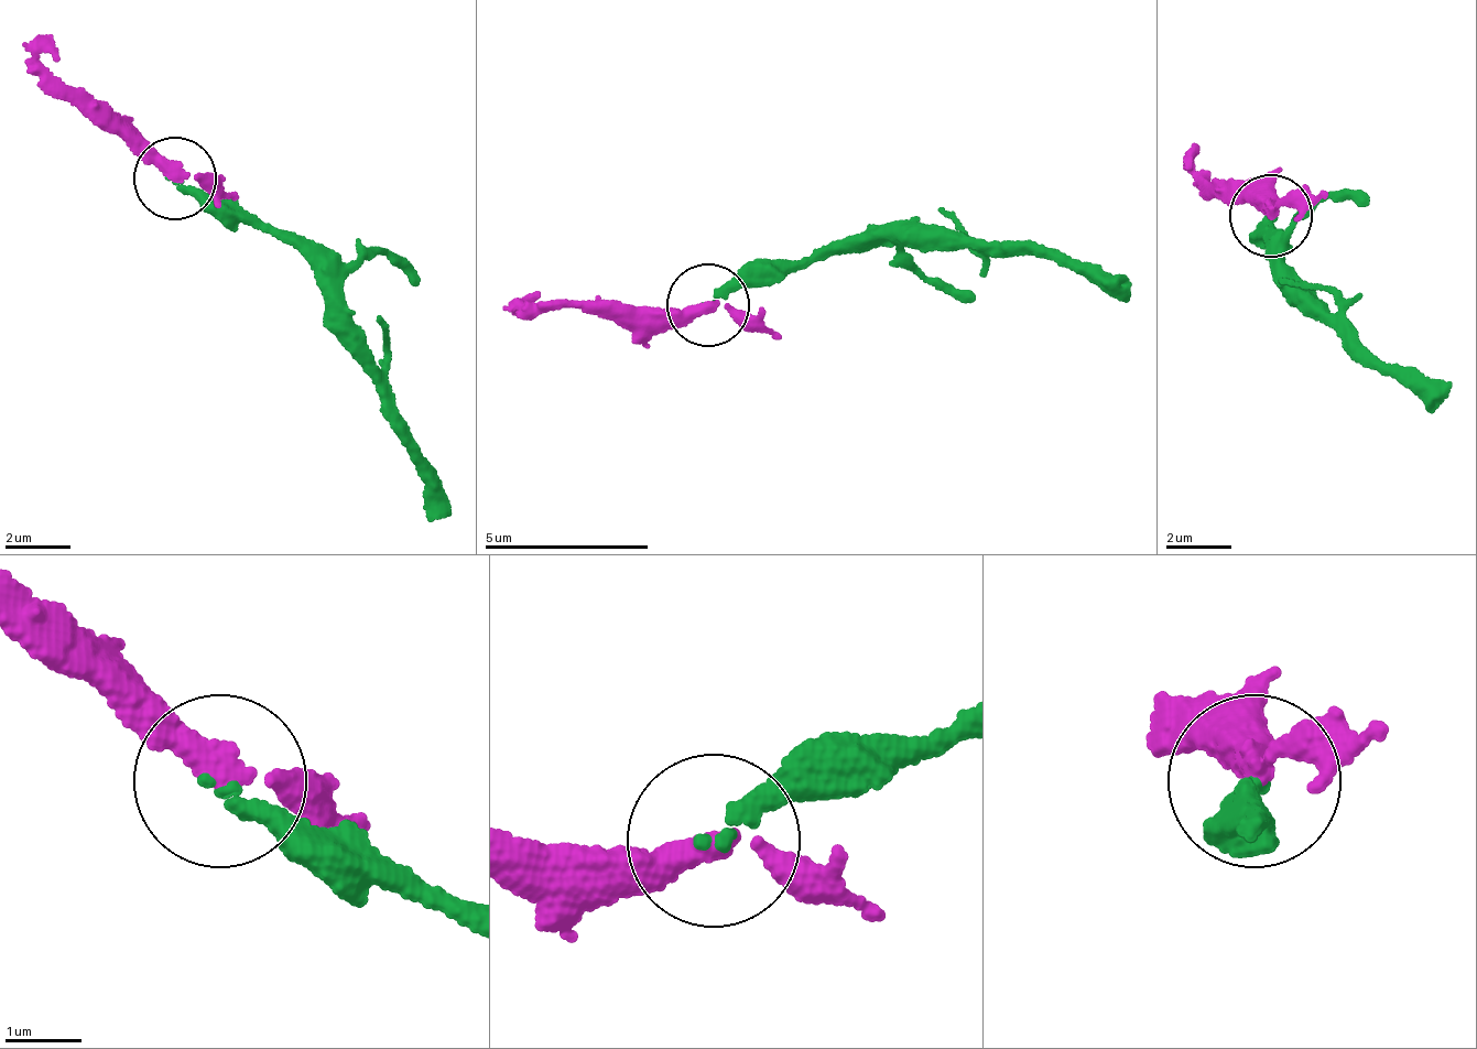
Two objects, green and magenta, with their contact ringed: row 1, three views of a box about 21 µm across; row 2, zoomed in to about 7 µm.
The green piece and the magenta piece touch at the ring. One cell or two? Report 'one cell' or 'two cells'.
one cell

